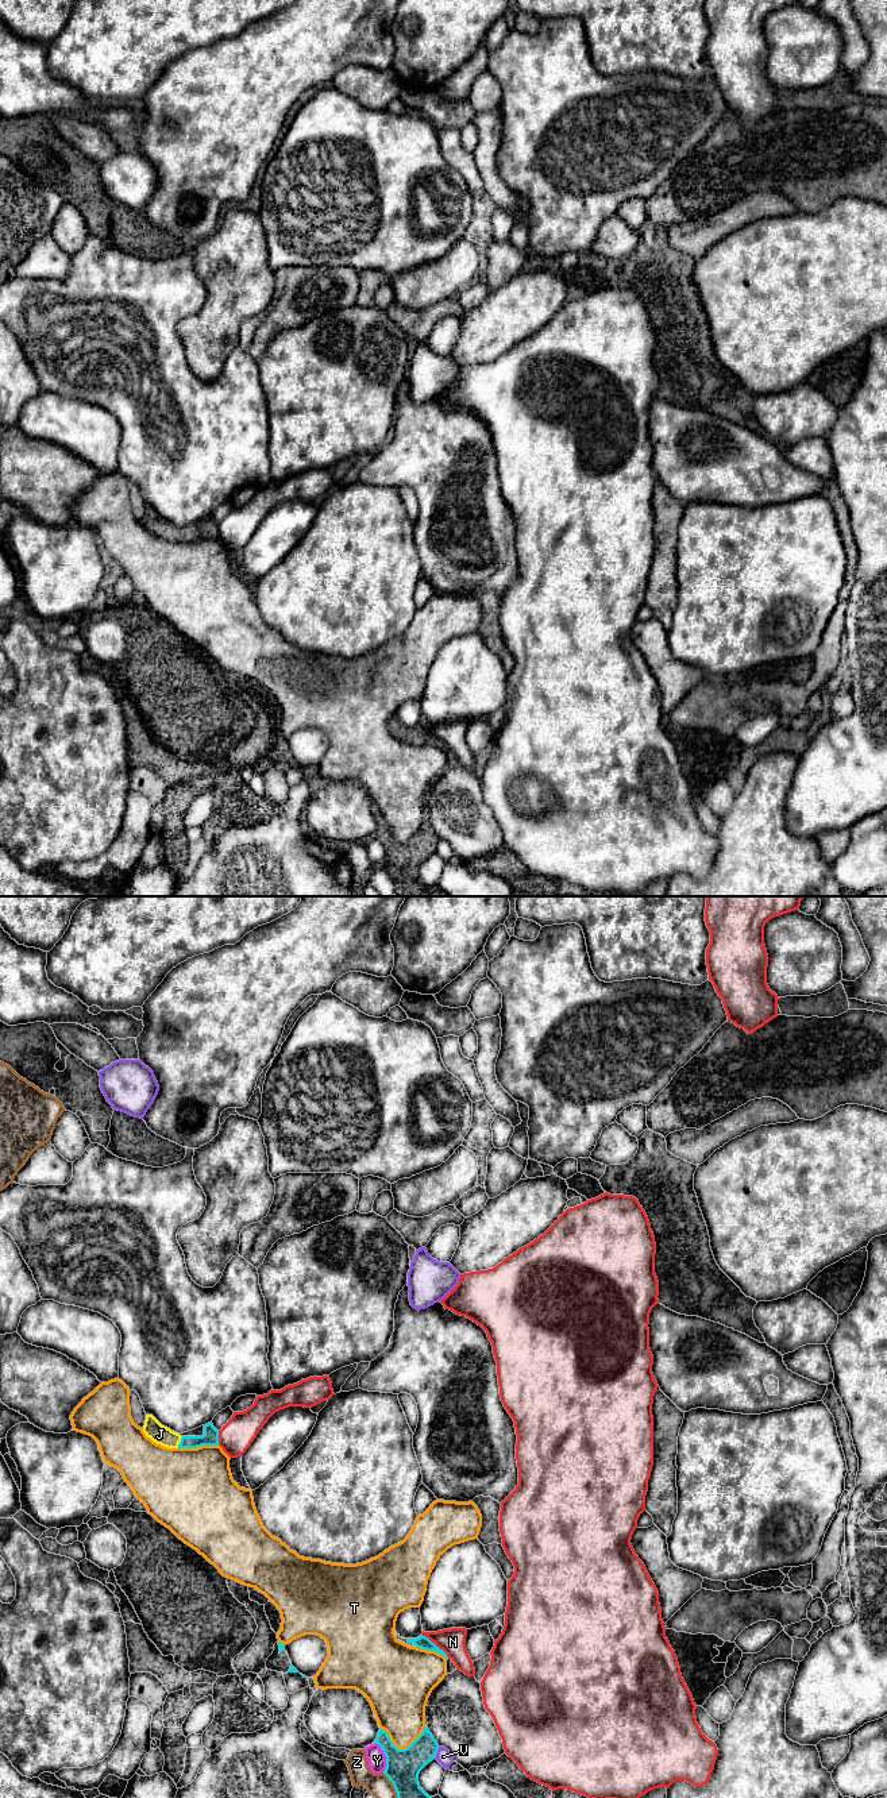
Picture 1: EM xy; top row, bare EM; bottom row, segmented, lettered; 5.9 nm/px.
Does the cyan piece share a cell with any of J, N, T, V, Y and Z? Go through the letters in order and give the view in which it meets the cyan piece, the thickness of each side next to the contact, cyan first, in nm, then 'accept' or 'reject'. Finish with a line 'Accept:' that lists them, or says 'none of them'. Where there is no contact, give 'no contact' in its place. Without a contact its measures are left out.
J: xy | 100/120 nm | accept
N: xy | 80/160 nm | reject
T: xy | 200/300 nm | reject
V: xy | 200/90 nm | reject
Y: xy | 200/110 nm | reject
Z: xy | 200/140 nm | reject
Accept: J

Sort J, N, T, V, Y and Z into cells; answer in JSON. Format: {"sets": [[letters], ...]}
{"sets": [["J"], ["N"], ["T"], ["V"], ["Y"], ["Z"]]}

